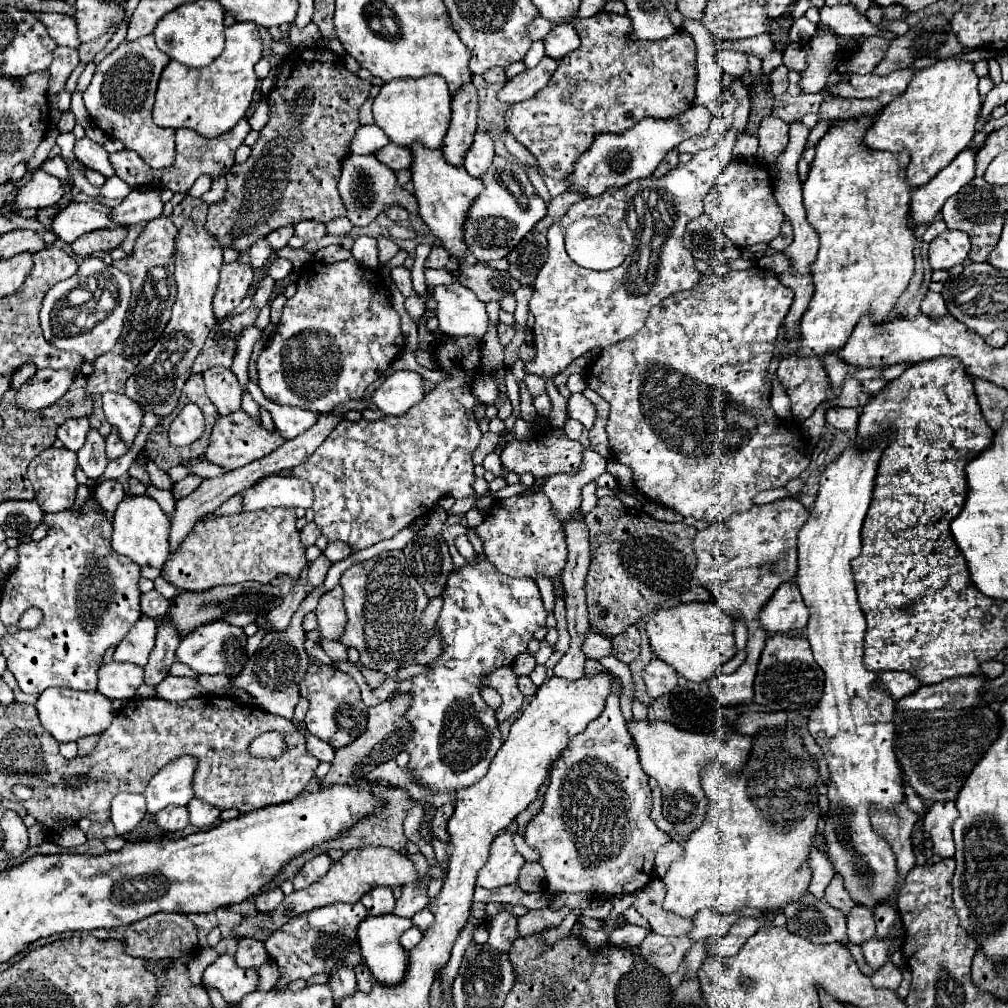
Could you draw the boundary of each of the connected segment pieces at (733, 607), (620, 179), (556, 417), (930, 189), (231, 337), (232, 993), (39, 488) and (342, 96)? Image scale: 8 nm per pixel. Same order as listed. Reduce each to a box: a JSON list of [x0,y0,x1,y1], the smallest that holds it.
[[694,498,810,704],[566,106,710,196],[546,380,568,428],[910,146,976,228],[192,276,276,374],[202,954,258,1006],[28,448,78,512],[206,48,372,252]]

